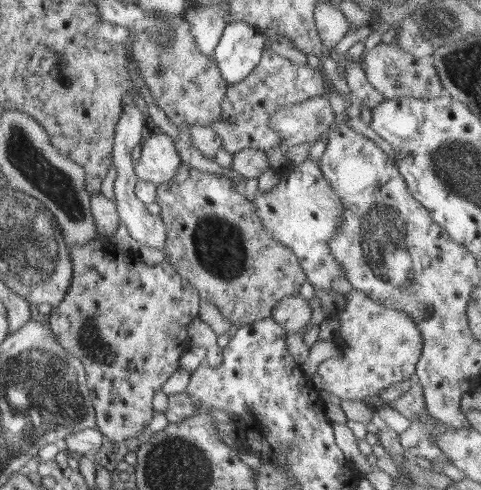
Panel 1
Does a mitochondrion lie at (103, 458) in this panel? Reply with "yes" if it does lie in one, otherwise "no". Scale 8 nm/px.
no

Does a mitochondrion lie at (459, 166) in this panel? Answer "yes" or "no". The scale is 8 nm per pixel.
yes

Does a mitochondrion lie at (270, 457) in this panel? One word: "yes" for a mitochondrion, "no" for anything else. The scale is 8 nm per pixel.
no

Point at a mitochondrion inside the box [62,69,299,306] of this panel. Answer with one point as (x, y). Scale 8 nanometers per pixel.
(218, 245)

